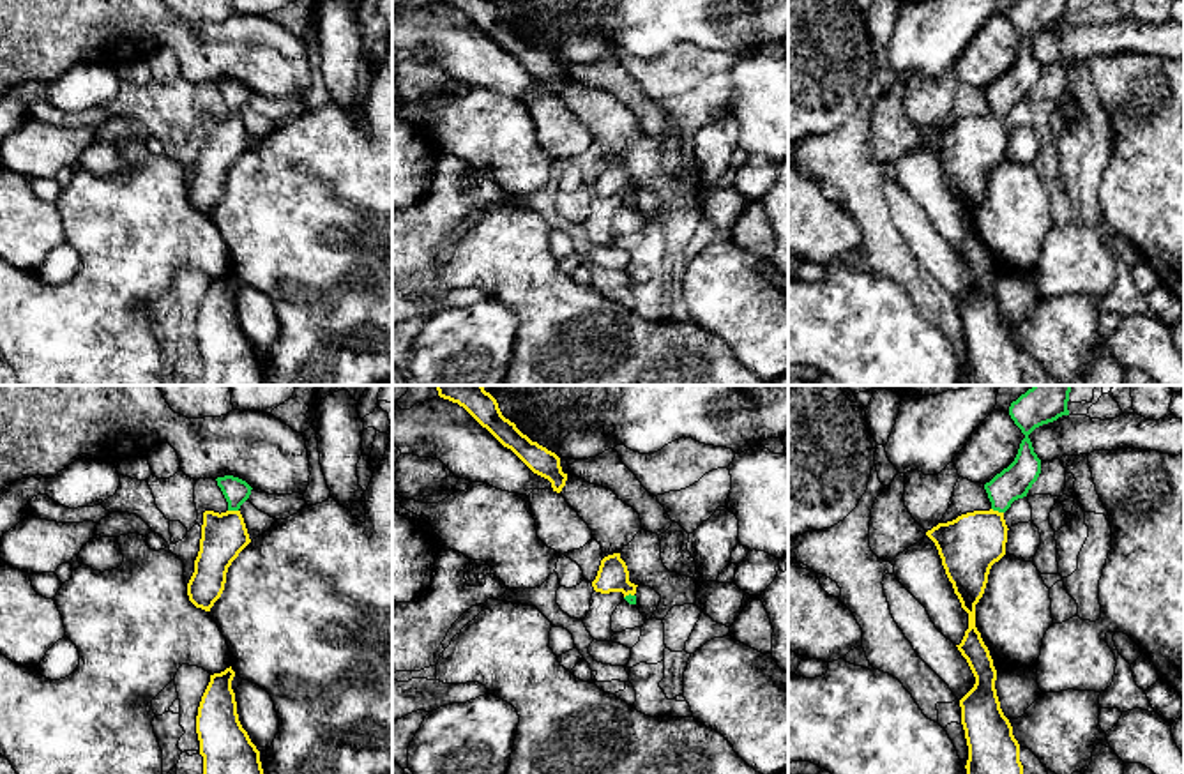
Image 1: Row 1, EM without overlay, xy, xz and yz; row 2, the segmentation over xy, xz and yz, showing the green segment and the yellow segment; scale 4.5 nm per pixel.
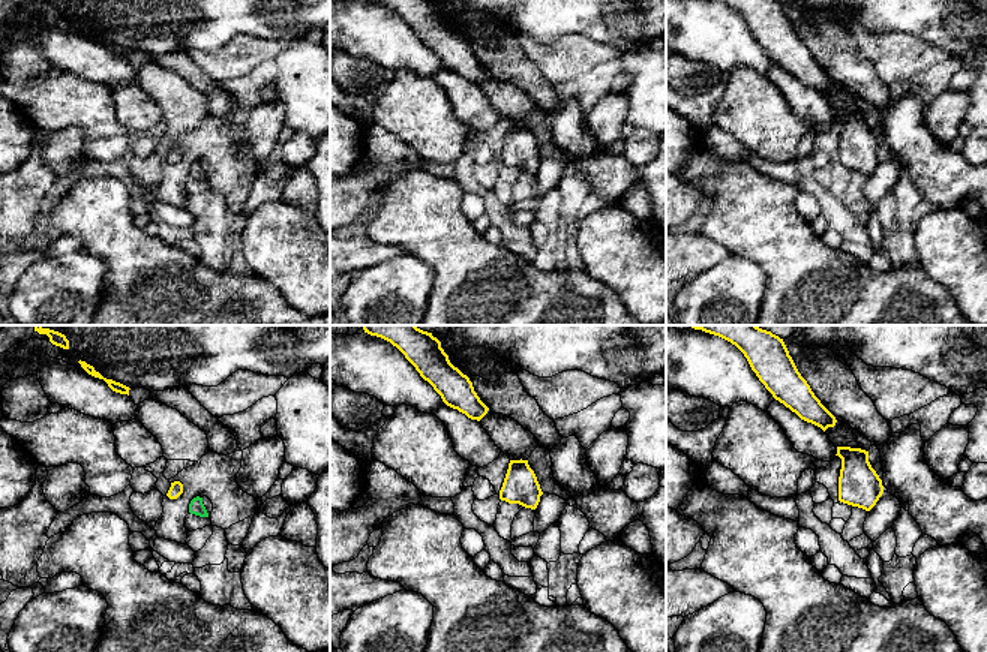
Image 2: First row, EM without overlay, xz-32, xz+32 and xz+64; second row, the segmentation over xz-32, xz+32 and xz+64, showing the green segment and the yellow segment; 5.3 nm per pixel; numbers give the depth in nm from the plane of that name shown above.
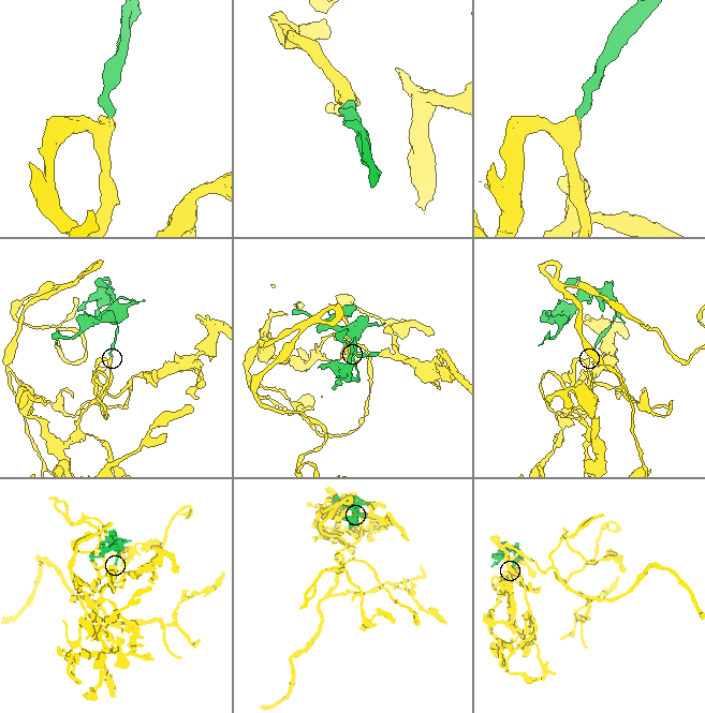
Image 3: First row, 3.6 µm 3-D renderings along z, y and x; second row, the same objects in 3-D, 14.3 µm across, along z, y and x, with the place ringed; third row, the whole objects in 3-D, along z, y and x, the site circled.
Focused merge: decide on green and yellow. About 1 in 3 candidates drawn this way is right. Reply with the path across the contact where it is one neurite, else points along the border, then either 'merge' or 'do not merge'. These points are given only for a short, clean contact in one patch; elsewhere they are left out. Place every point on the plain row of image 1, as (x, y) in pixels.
runs through yz (1013, 87), (1001, 99), (997, 113), (990, 129), (969, 151); merge

